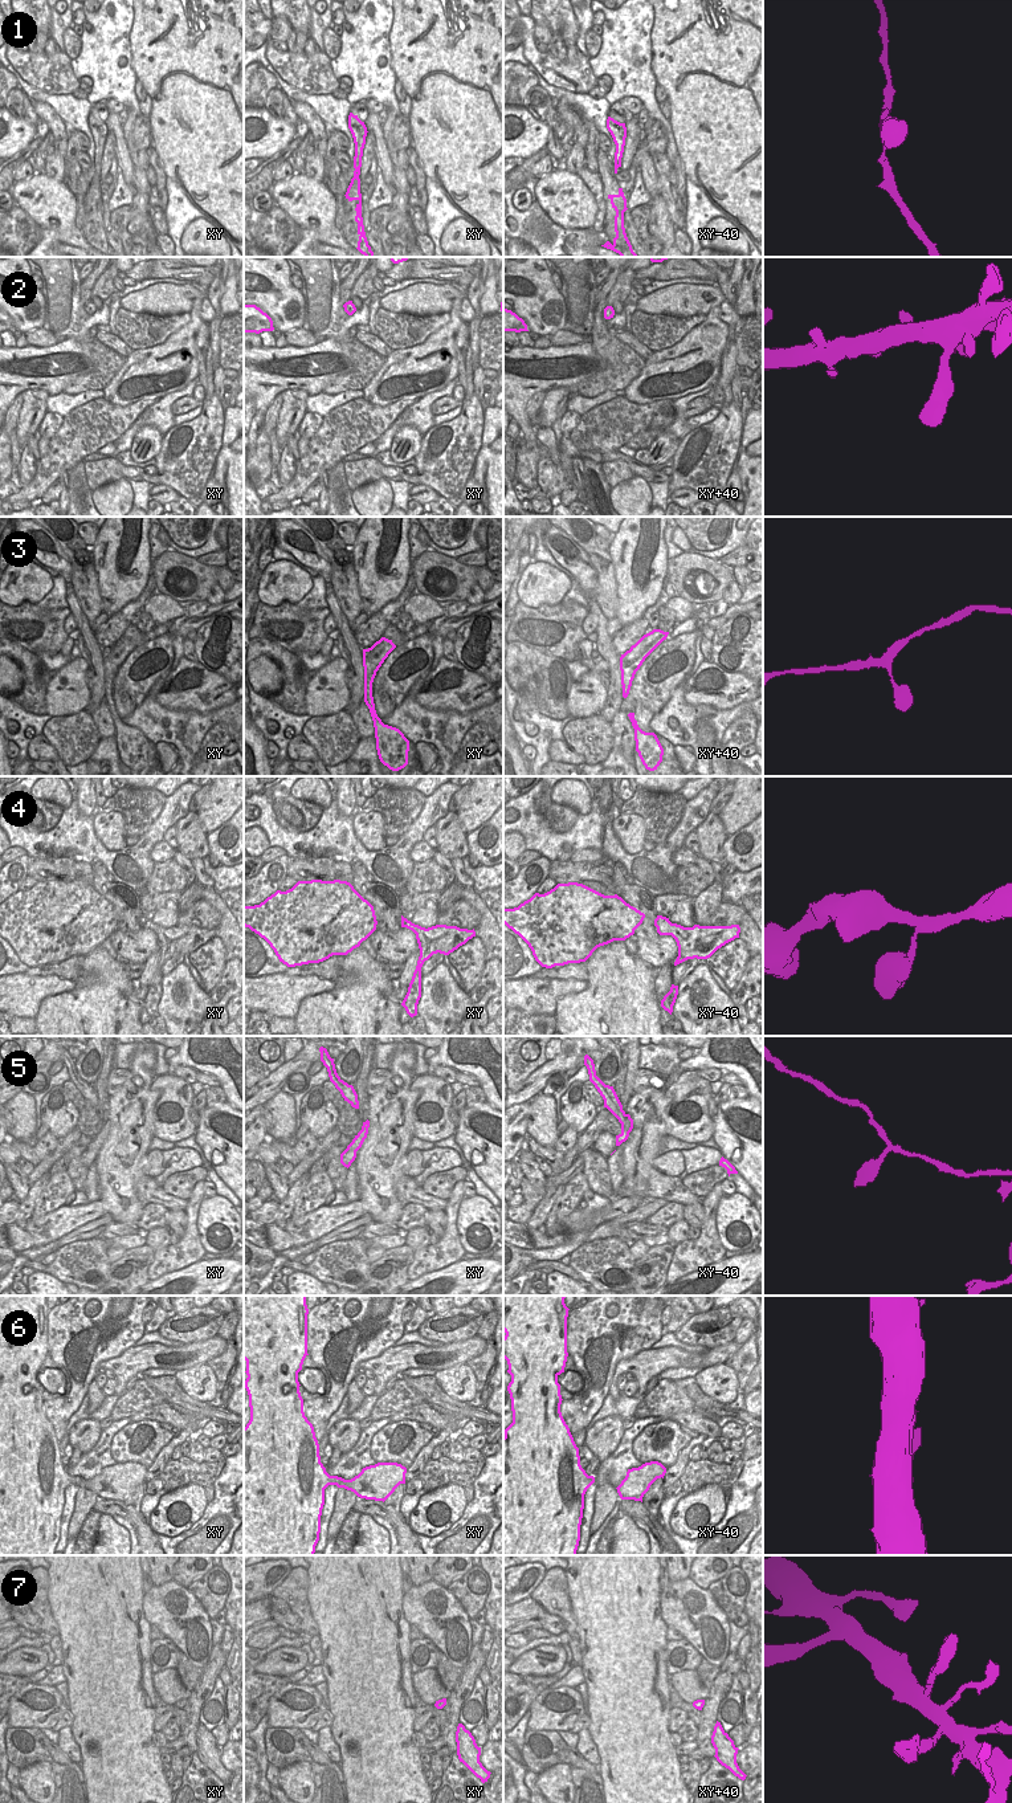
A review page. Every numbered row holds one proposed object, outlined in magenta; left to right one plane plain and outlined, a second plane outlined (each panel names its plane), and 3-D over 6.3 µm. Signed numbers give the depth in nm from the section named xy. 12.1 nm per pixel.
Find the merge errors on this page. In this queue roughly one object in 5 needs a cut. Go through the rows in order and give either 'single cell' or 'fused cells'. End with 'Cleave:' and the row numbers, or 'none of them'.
1: single cell
2: single cell
3: single cell
4: single cell
5: single cell
6: single cell
7: single cell
Cleave: none of them

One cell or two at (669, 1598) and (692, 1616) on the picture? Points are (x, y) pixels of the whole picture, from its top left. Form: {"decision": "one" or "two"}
{"decision": "one"}

